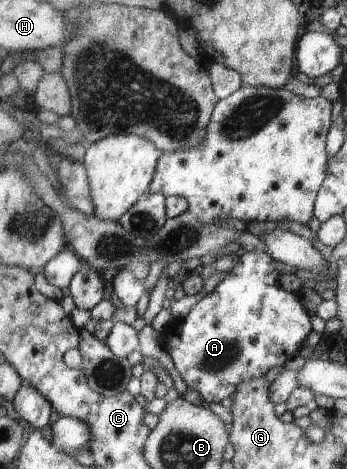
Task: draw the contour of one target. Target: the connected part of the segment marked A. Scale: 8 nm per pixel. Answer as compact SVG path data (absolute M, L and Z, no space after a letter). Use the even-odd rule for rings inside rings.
M246 252L241 256L240 263L235 266L231 272L225 273L225 278L219 283L219 286L217 286L213 292L206 294L192 308L187 316L176 320L173 326L171 326L171 328L164 334L164 346L171 355L178 374L183 376L183 380L188 384L189 389L195 389L197 392L200 392L201 396L208 403L219 403L223 398L227 398L227 396L231 397L244 381L251 381L252 379L264 377L271 368L275 368L275 366L283 366L283 364L287 364L289 360L293 360L293 357L304 347L307 336L313 332L311 315L309 315L305 306L301 304L299 297L295 296L294 292L287 292L285 288L279 286L279 276L281 274L275 268L274 262L274 258L269 253Z

